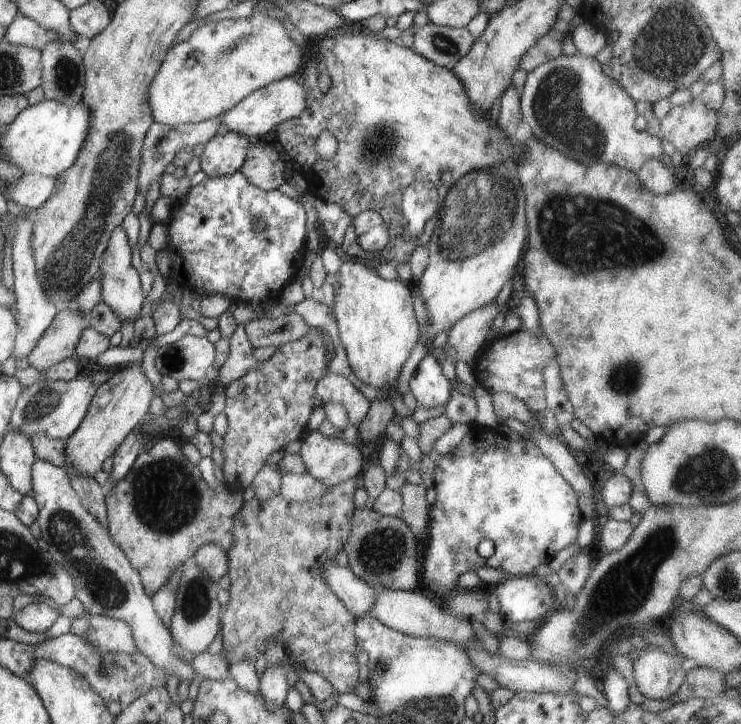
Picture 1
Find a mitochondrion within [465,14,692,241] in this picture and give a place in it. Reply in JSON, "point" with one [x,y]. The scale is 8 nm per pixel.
{"point":[558,109]}

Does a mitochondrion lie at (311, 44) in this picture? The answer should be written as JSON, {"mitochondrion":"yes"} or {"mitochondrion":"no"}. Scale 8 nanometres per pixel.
{"mitochondrion":"no"}

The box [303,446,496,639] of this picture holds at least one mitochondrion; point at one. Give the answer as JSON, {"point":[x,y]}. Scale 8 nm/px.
{"point":[382,547]}

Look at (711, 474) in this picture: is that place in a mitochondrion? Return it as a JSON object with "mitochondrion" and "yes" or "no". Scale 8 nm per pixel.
{"mitochondrion":"yes"}

